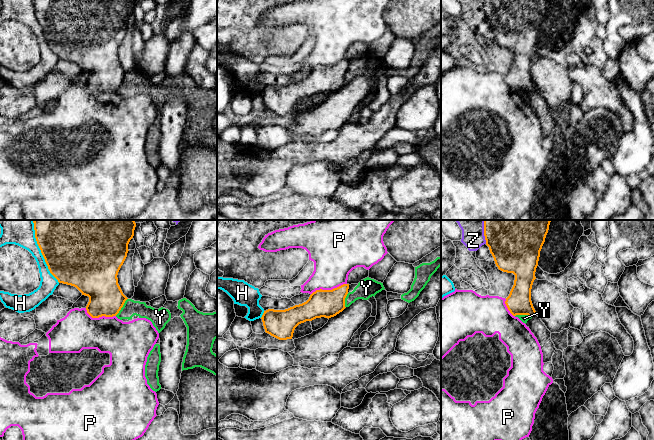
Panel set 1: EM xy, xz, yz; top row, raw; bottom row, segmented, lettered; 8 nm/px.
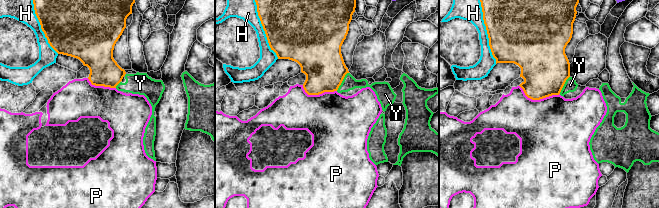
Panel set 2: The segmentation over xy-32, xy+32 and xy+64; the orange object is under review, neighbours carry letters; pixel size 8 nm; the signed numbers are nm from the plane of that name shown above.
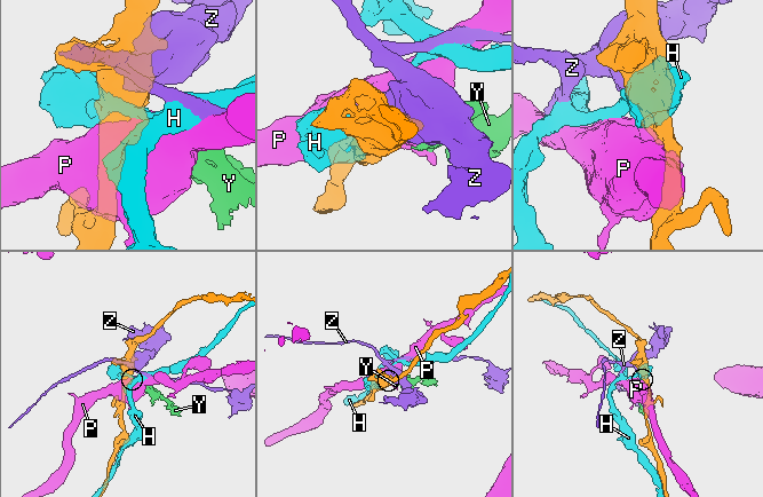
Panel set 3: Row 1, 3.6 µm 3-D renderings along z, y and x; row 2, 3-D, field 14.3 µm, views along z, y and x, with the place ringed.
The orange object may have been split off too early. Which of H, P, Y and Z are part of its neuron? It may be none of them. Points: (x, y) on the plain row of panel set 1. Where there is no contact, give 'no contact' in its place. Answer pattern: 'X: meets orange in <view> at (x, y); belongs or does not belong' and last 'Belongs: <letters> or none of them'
H: meets orange in xy at (41, 28); does not belong
P: meets orange in xz at (328, 66); does not belong
Y: meets orange in yz at (524, 90); does not belong
Z: meets orange in yz at (484, 10); does not belong
Belongs: none of them

